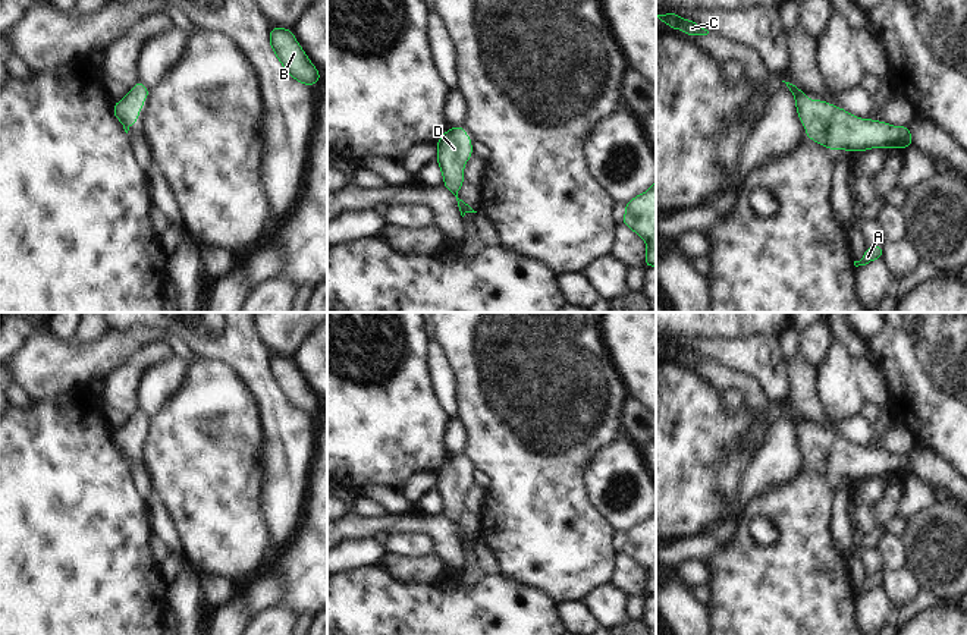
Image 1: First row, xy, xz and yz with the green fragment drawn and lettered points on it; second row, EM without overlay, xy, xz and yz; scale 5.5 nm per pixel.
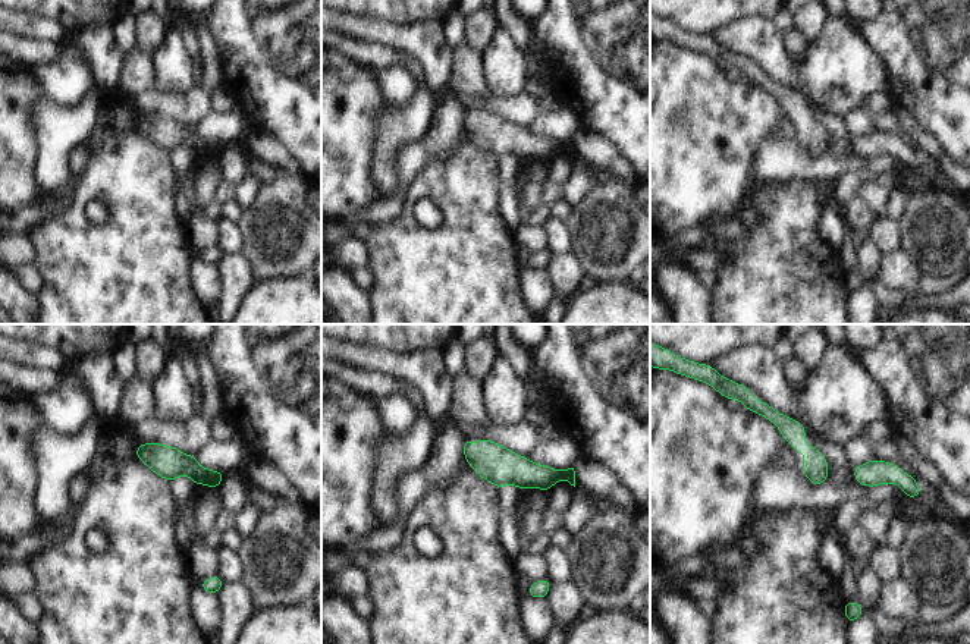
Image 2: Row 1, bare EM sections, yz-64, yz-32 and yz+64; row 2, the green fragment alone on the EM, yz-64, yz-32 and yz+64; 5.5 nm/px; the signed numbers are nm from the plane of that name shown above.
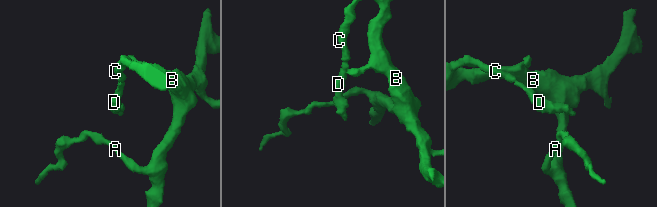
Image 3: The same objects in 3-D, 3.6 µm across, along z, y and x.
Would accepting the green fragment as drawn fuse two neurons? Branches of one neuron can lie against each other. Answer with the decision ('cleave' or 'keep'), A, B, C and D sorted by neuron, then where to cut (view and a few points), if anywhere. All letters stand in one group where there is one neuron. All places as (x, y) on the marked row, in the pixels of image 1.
keep; A B C D; no cut

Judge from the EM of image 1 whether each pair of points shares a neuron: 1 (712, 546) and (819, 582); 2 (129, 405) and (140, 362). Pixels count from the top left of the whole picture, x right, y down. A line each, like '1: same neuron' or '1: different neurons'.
1: different neurons
2: same neuron

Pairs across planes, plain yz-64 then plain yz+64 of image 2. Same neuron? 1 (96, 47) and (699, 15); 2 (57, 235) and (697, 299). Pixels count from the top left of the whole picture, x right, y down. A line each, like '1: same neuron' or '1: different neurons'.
1: different neurons
2: different neurons

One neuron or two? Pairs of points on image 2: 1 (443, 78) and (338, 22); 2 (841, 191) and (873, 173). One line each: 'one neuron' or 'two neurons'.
1: one neuron
2: one neuron

